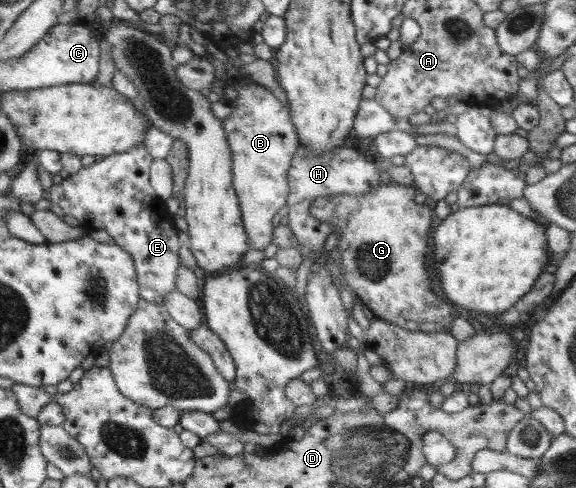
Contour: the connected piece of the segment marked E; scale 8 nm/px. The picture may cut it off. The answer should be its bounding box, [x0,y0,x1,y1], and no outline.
[47,143,181,305]

